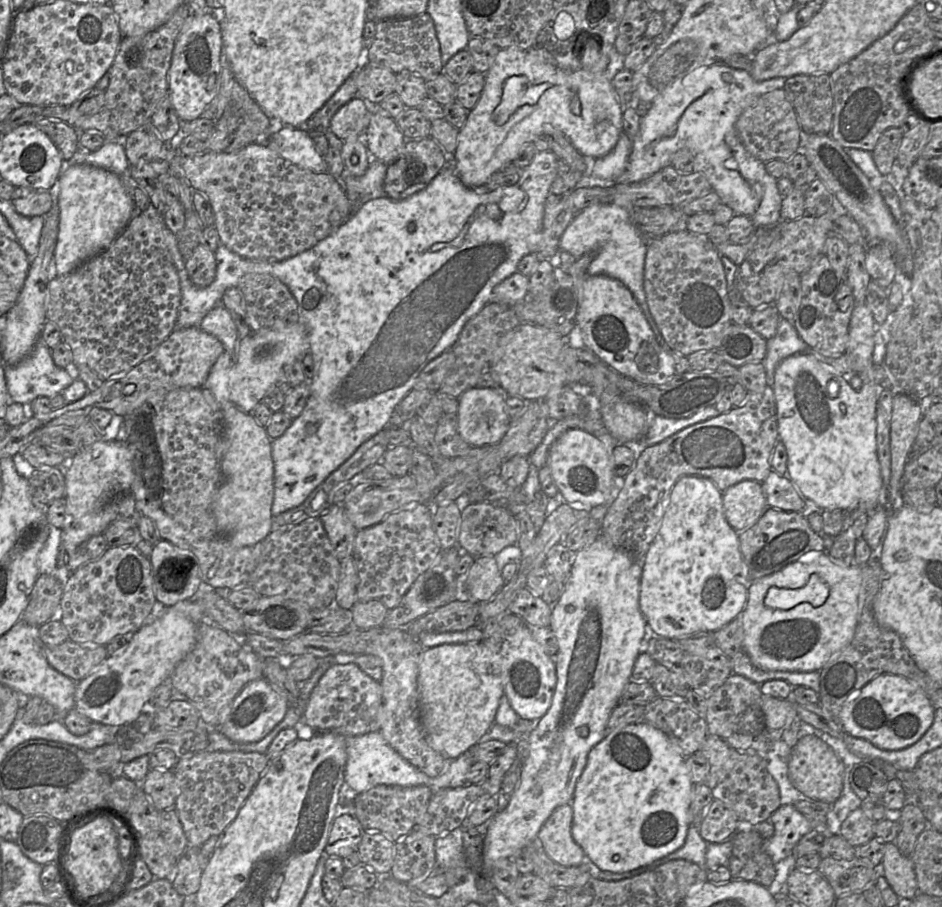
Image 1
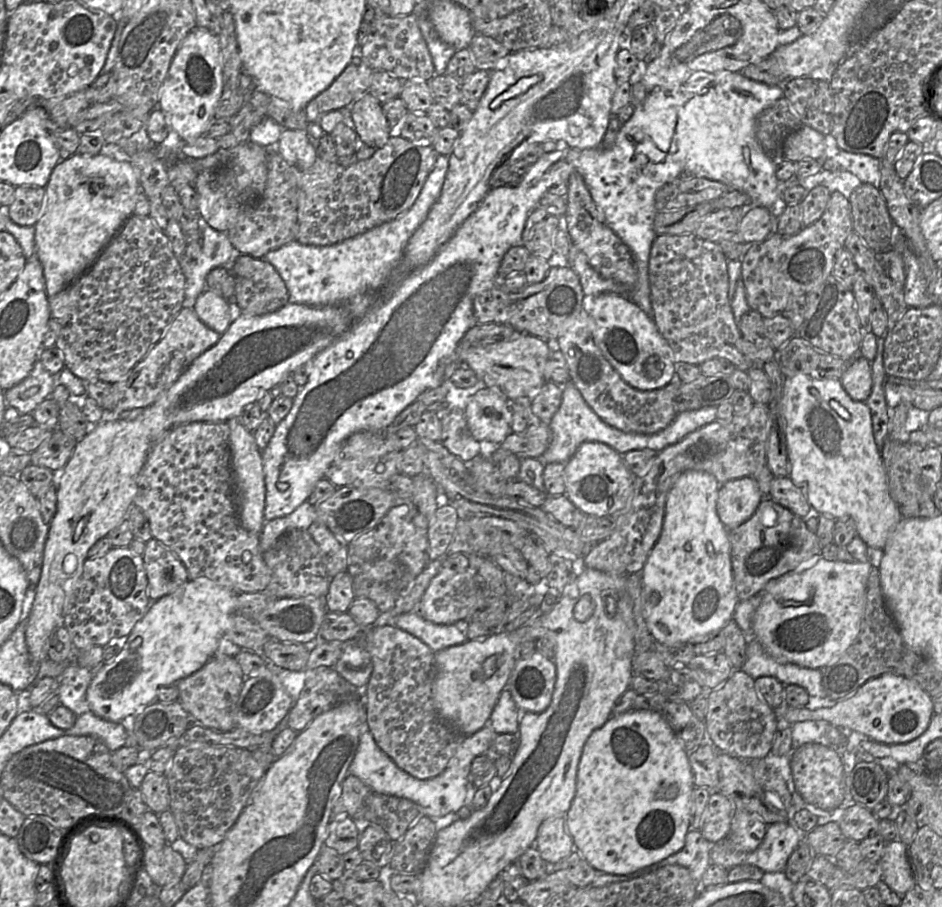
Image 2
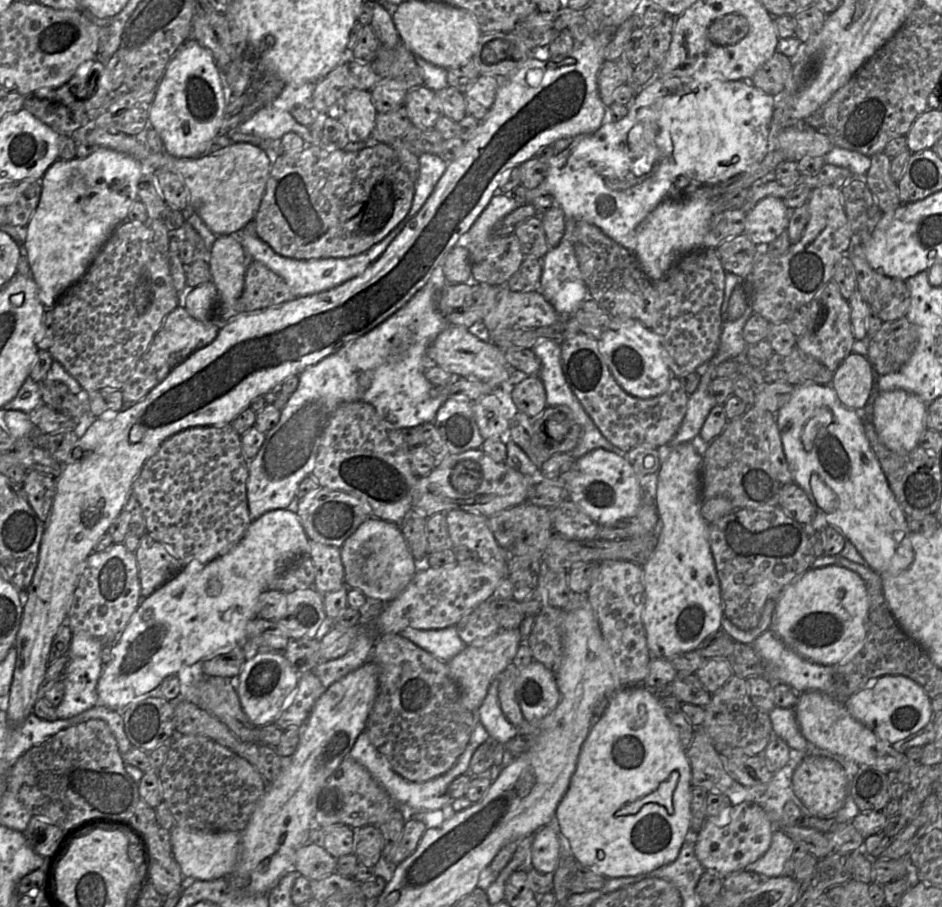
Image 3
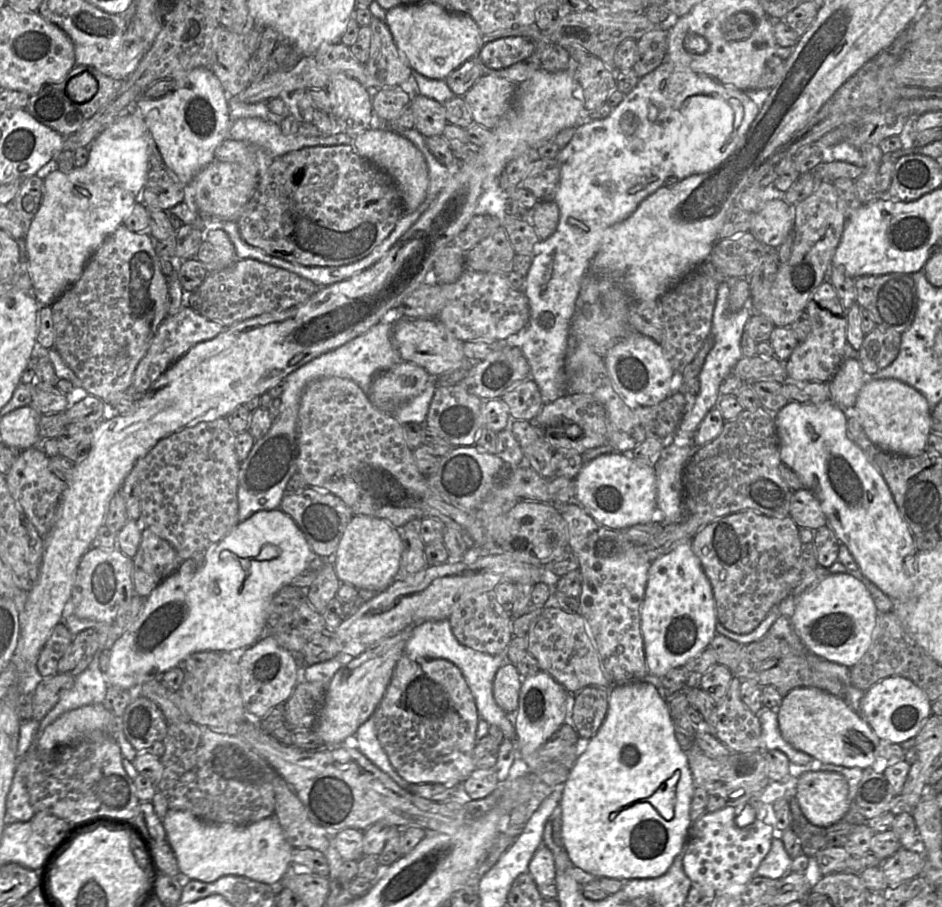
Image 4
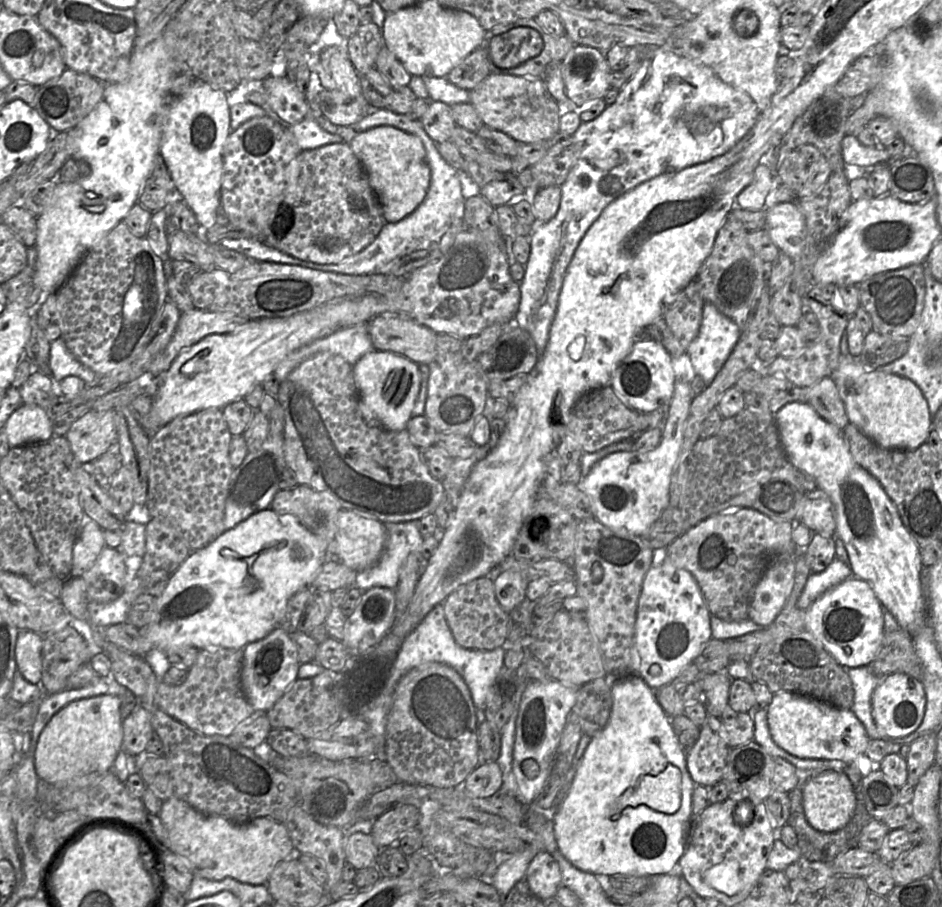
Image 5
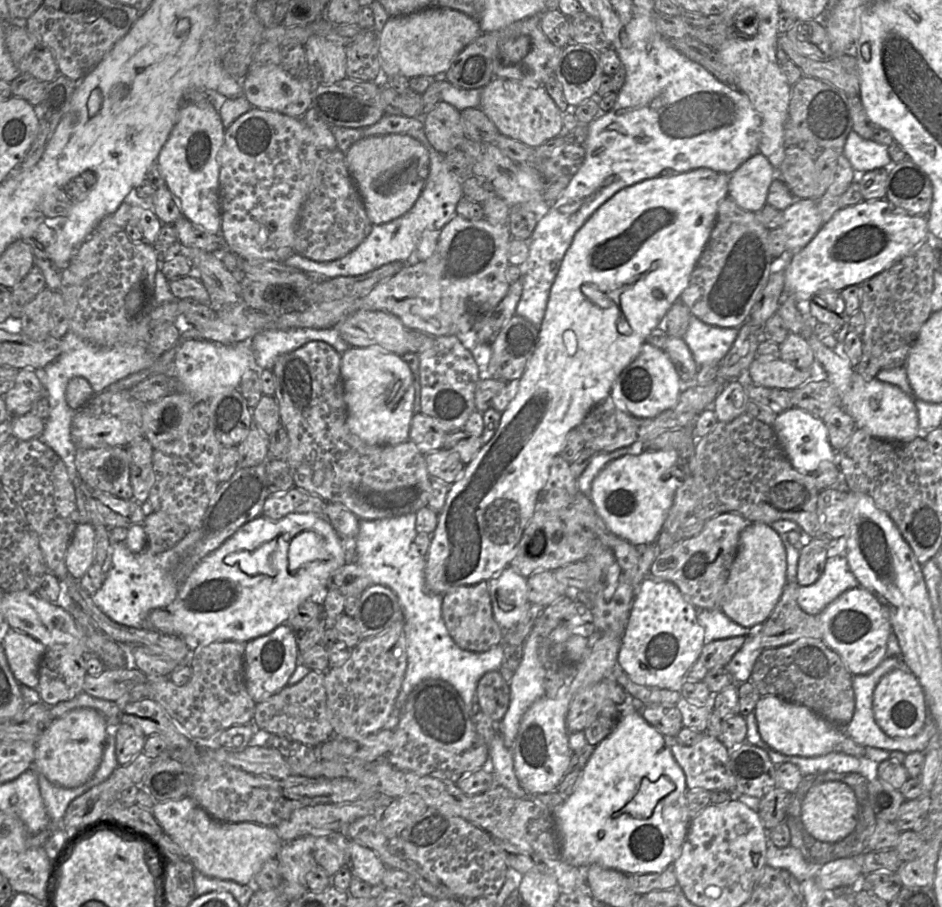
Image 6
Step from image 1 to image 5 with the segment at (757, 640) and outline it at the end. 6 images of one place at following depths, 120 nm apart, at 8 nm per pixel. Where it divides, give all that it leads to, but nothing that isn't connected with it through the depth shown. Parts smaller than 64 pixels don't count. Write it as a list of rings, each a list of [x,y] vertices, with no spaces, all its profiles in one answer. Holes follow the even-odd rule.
[[[853,576],[831,588],[805,610],[805,627],[842,666],[869,665],[884,636],[884,608],[866,581]]]

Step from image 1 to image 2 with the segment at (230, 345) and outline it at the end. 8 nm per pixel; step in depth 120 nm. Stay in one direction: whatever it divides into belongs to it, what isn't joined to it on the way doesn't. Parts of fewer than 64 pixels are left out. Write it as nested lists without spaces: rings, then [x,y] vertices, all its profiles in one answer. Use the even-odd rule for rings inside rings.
[[[209,289],[198,296],[192,309],[207,327],[220,335],[228,329],[235,315],[232,302]]]

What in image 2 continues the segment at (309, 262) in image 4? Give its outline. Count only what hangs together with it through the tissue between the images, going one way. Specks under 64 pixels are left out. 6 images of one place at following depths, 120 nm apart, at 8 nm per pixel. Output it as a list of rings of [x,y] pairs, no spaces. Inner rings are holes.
[[[395,132],[386,142],[386,144],[380,148],[377,148],[373,155],[365,160],[357,161],[349,166],[342,166],[337,162],[327,162],[320,158],[317,158],[314,164],[304,170],[301,170],[300,182],[299,182],[299,200],[298,200],[298,232],[295,238],[300,244],[312,245],[312,246],[327,246],[339,243],[343,240],[355,237],[362,234],[376,226],[379,226],[385,222],[396,219],[397,217],[403,215],[409,210],[413,205],[417,197],[419,196],[421,189],[435,166],[435,162],[438,157],[438,153],[435,151],[434,147],[431,146],[421,146],[415,144],[407,139],[402,138],[397,132]]]

